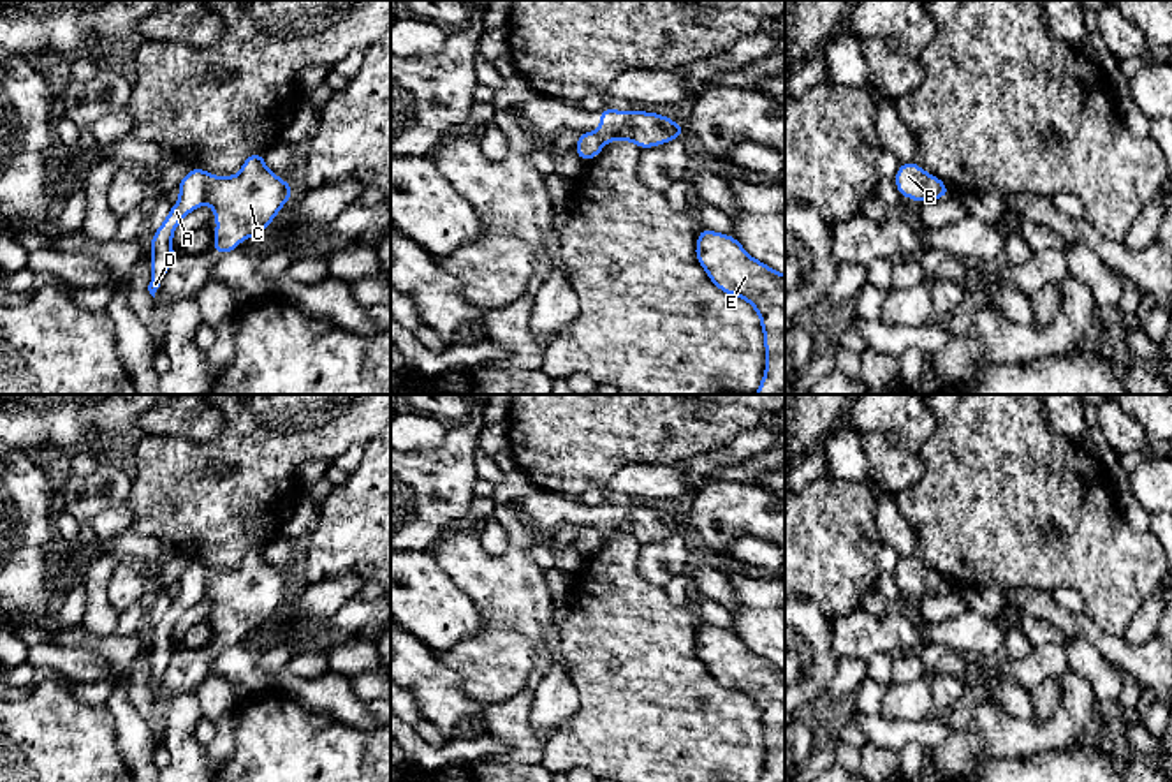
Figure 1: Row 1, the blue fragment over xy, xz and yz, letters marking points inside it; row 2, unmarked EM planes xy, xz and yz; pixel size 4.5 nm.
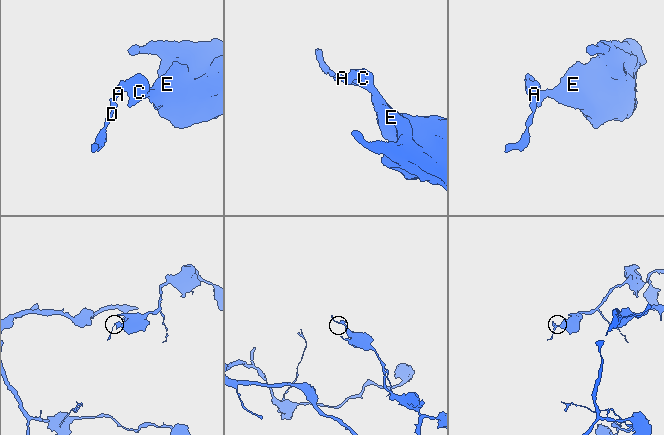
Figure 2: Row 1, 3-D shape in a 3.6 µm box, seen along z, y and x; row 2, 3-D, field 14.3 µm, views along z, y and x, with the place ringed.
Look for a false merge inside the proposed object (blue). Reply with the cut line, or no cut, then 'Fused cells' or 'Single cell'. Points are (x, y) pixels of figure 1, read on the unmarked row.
Split along yz (922, 568), (924, 596). Fused cells

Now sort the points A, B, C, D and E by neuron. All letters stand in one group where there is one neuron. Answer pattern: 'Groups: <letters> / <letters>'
Groups: A D / B C E

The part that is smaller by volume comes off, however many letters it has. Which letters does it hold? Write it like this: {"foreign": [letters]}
{"foreign": ["A", "D"]}

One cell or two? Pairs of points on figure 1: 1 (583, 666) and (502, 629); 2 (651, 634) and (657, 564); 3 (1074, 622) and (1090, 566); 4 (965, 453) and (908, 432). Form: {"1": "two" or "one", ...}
{"1": "two", "2": "two", "3": "two", "4": "two"}

